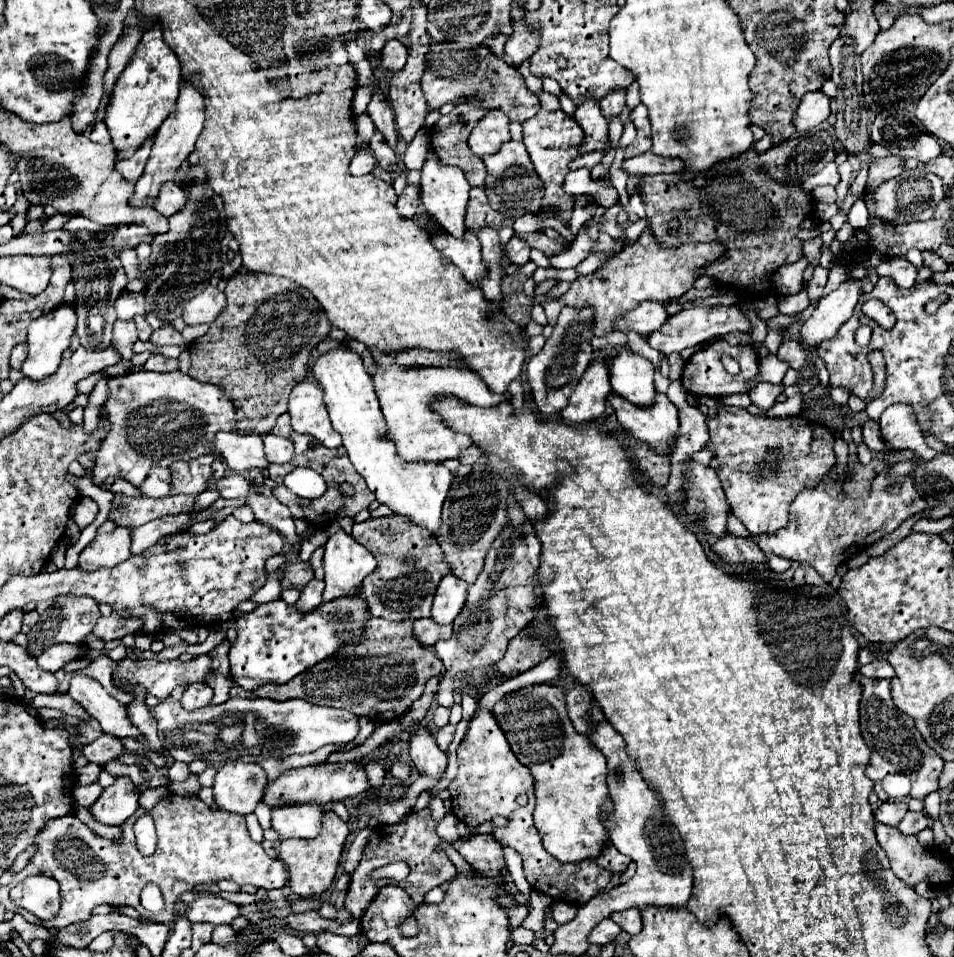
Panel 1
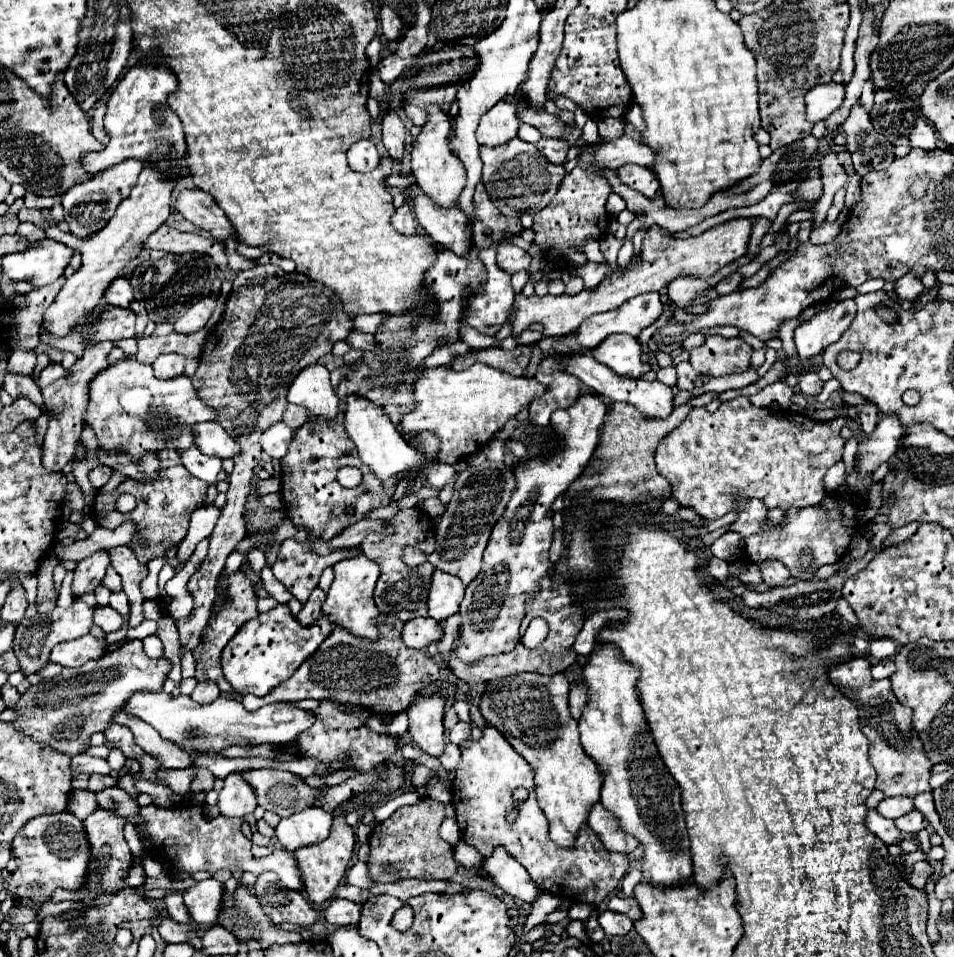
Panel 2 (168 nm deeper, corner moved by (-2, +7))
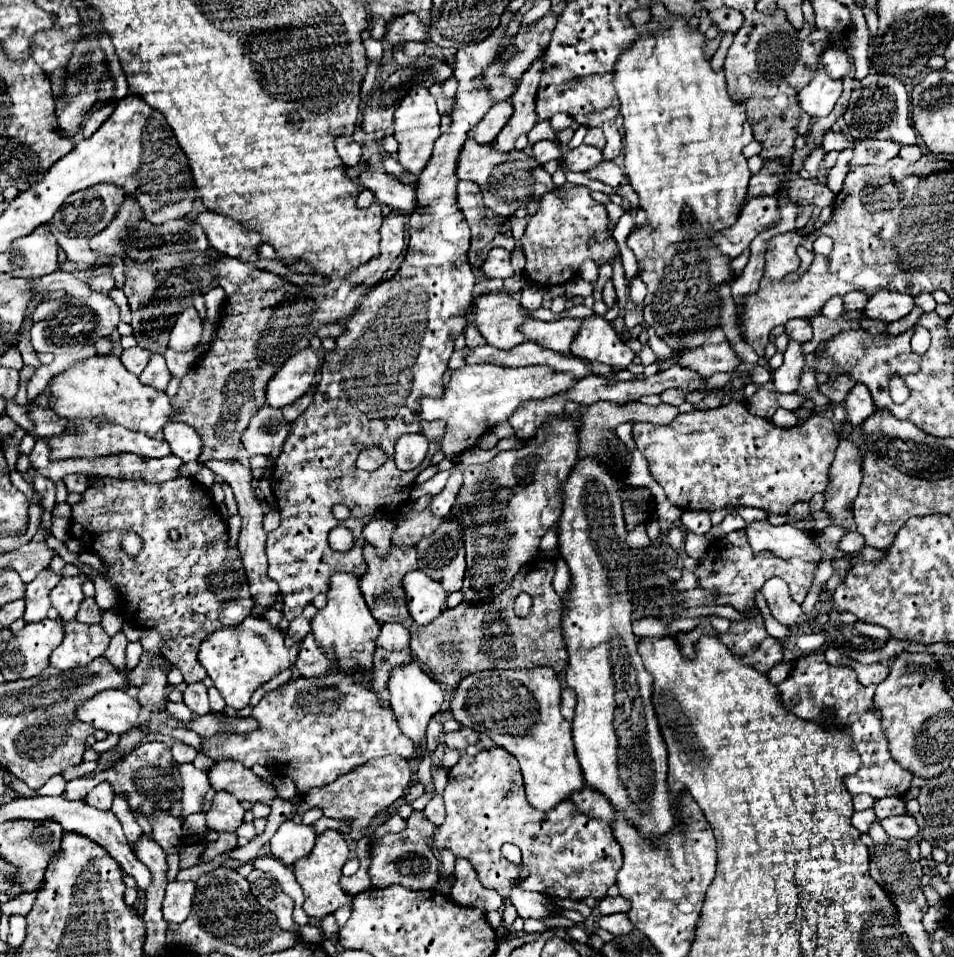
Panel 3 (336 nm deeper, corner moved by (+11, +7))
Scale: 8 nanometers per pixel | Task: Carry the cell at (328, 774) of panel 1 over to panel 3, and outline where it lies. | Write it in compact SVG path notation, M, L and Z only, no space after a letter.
M236 761L214 763L208 769L208 779L216 791L226 791L234 795L238 801L270 803L272 797L278 795L270 783L264 783L260 777L252 773L252 769Z

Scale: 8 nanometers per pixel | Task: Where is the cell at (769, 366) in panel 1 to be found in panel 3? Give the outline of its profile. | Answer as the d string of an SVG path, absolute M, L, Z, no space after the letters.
M670 389L668 393L660 393L660 401L678 407L678 405L684 401L684 395L686 395L686 393L680 393L680 389Z

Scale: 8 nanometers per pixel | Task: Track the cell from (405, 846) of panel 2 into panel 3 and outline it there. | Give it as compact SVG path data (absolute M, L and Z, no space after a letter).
M414 811L408 819L408 827L402 833L390 833L384 835L382 839L378 839L378 843L374 845L374 853L372 853L372 861L370 861L370 881L372 887L388 887L388 885L402 885L406 889L418 891L418 889L436 889L438 885L438 869L440 863L432 853L432 833L434 833L436 825L432 825L422 811Z

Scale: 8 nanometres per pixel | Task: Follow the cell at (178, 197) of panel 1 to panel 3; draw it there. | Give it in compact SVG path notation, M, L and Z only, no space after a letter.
M204 211L196 219L204 225L212 249L240 261L258 261L258 247L262 245L260 233L248 231L238 221L212 211Z

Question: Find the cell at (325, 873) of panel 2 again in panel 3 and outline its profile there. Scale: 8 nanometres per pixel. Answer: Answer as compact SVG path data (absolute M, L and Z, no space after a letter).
M326 831L322 835L318 835L316 845L312 849L312 853L306 859L296 861L296 865L292 865L296 881L300 883L302 891L304 891L304 911L308 917L314 919L324 919L326 915L334 913L338 907L342 907L344 903L350 903L350 897L342 891L340 877L342 877L342 867L348 861L348 845L344 841L344 837L338 831Z

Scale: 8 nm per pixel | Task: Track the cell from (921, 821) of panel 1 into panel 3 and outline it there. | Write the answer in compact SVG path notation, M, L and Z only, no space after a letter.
M910 815L886 817L882 821L882 827L890 837L898 837L898 839L912 839L918 833L918 825L916 825L914 817L910 817Z

